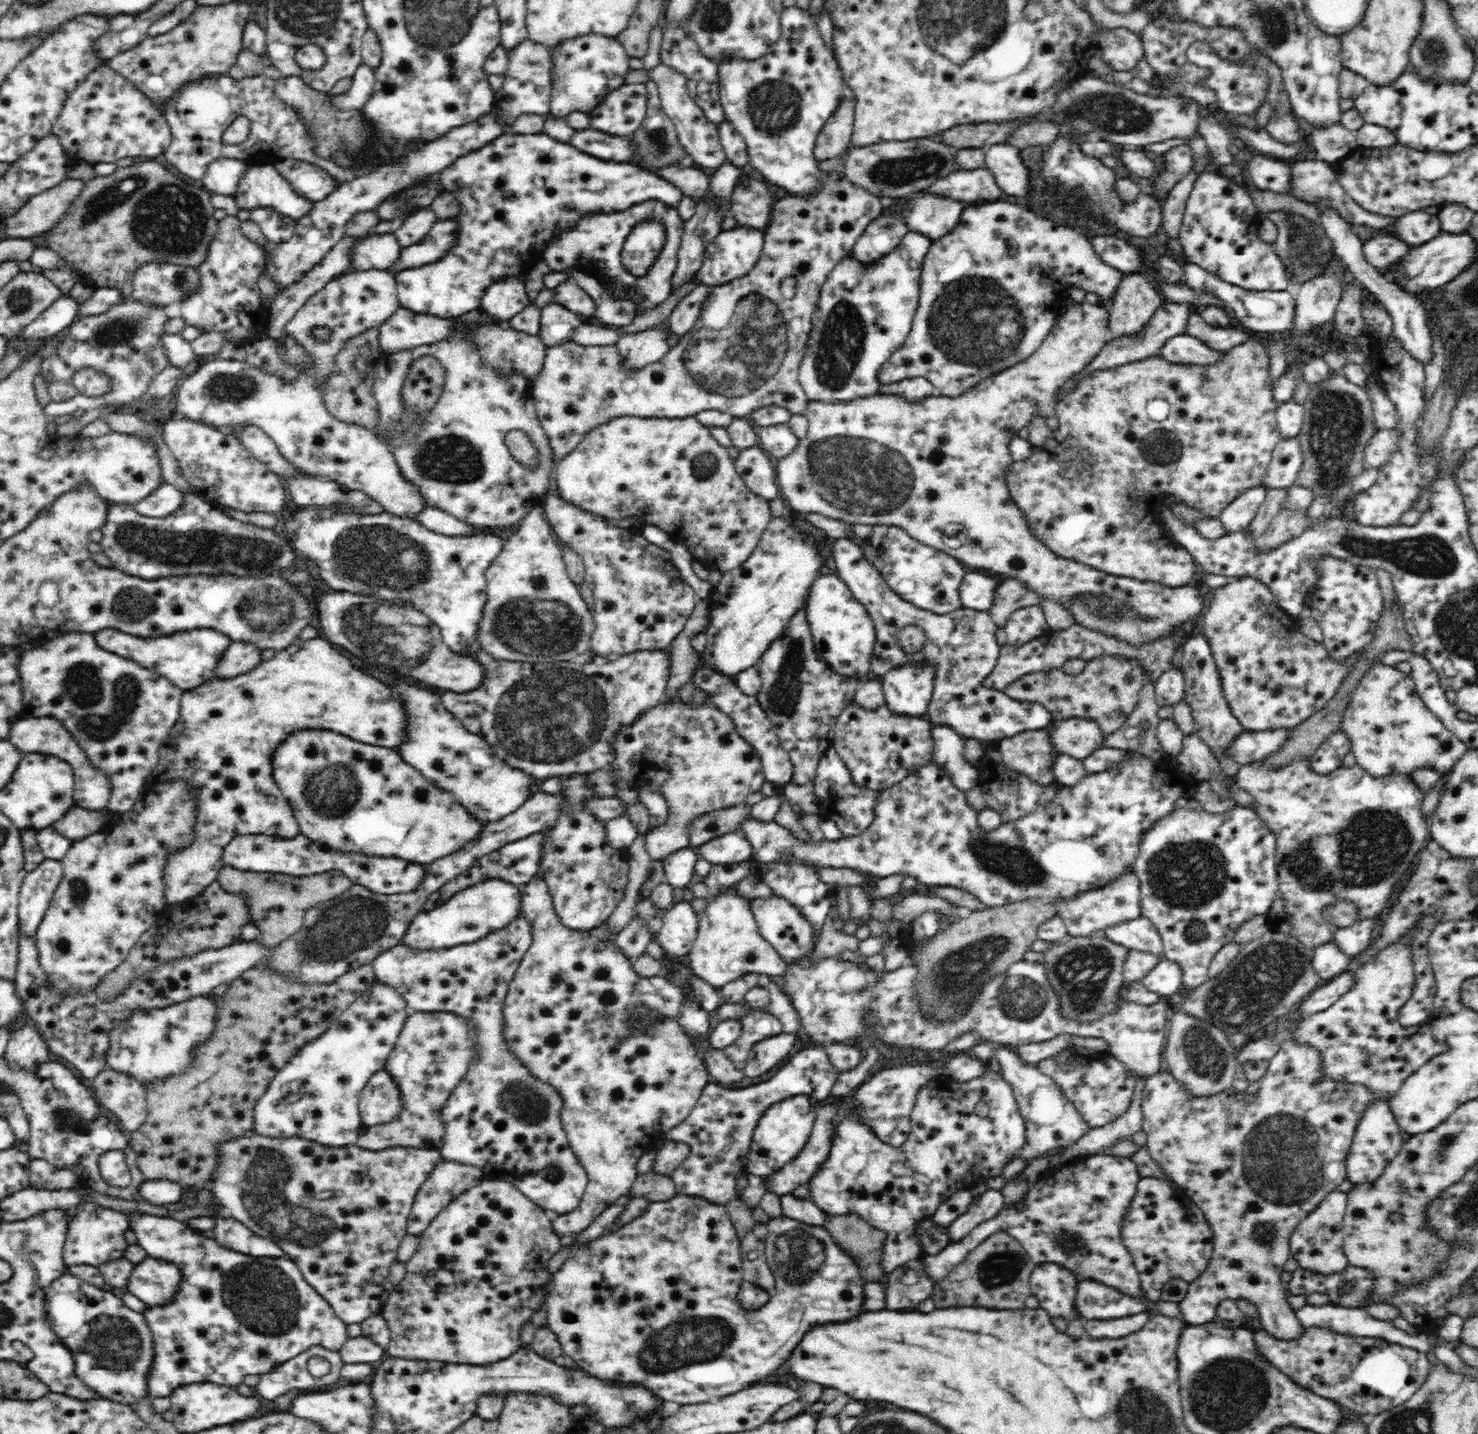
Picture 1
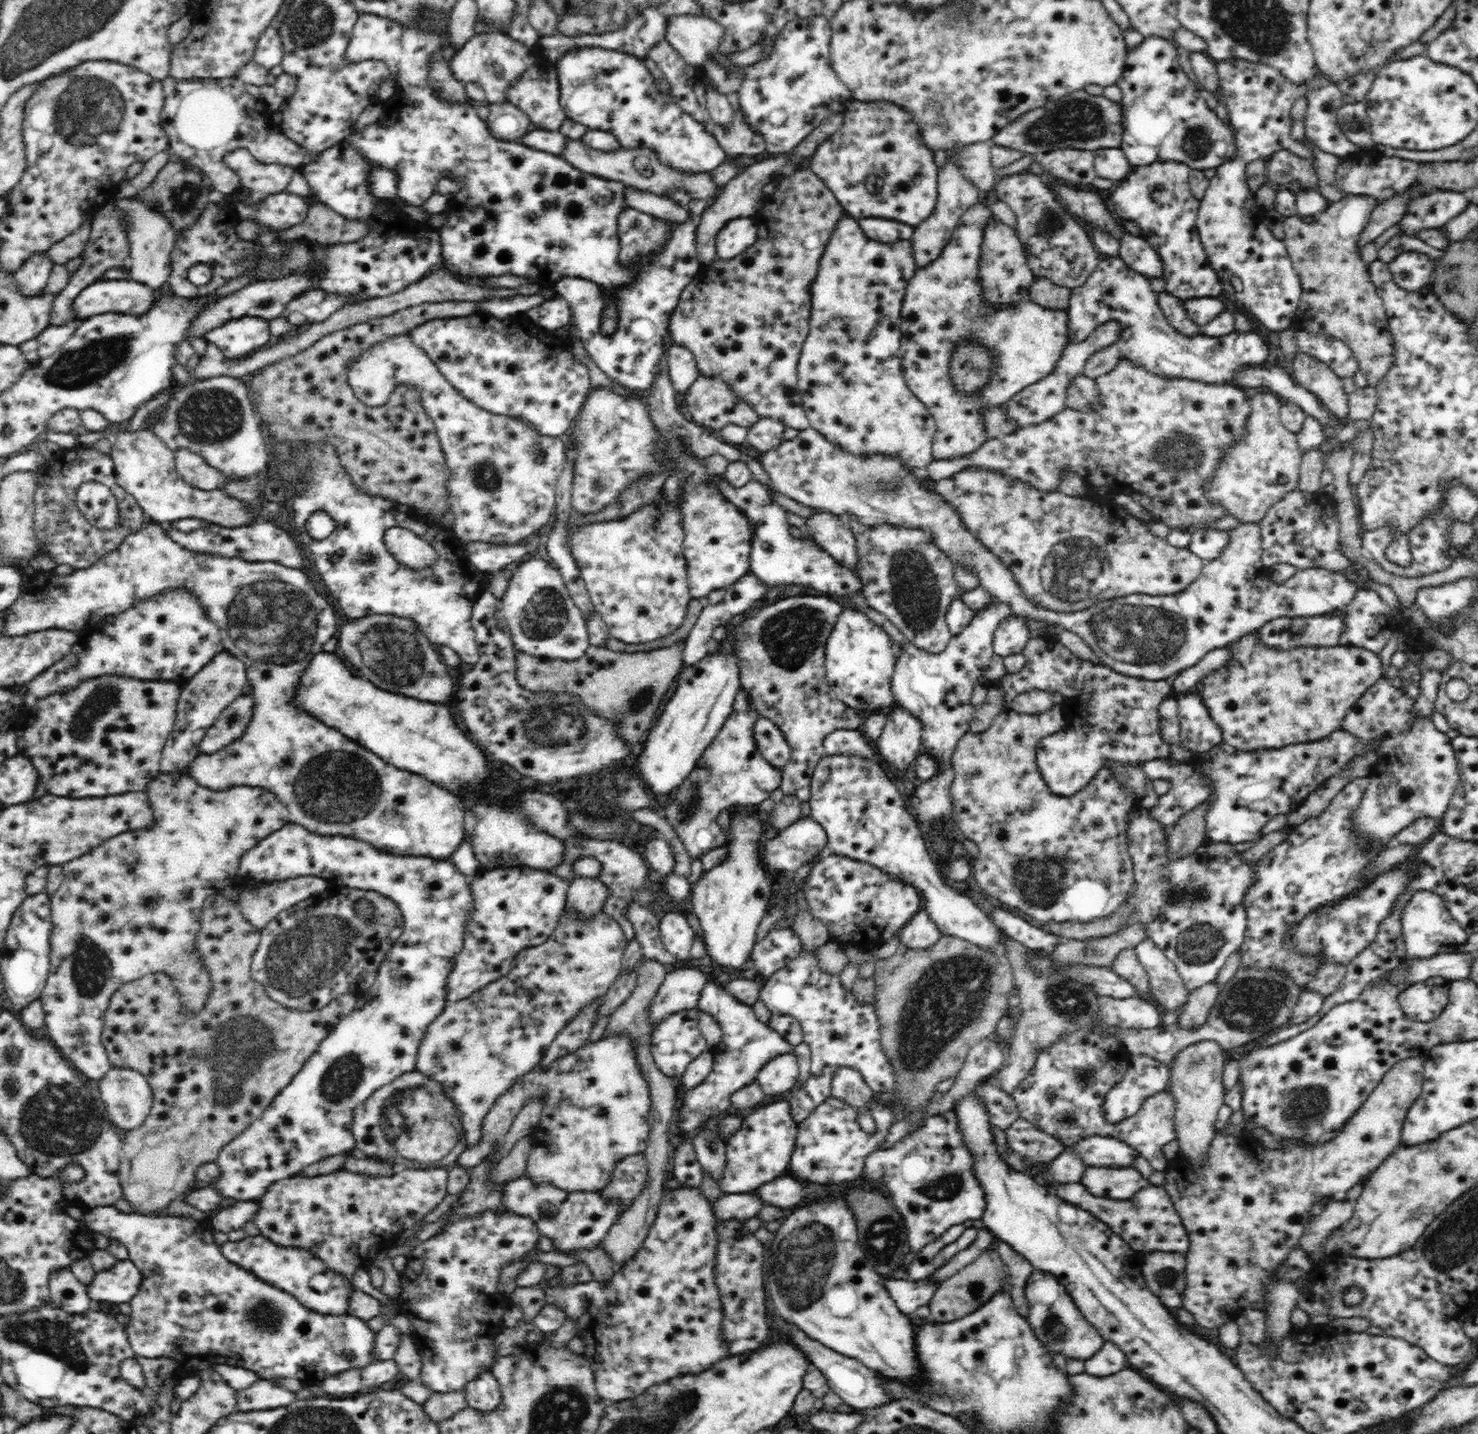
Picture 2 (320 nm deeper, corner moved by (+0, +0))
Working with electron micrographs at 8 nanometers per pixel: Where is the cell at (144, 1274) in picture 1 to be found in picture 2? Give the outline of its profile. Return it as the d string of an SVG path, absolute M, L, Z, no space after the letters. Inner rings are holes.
M130 1260L117 1261L115 1266L104 1271L96 1271L90 1284L86 1284L86 1290L89 1293L90 1302L102 1303L106 1305L115 1305L130 1302L137 1296L141 1288L142 1273Z

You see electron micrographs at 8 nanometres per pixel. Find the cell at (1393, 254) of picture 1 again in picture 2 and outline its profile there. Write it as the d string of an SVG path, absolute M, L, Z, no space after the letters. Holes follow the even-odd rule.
M1403 252L1388 264L1394 282L1406 291L1427 288L1431 282L1433 262L1421 252Z

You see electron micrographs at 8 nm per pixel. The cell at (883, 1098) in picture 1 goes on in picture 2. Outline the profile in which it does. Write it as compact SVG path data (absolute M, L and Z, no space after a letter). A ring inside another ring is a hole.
M832 1096L828 1097L799 1125L797 1146L789 1161L788 1176L802 1183L852 1184L858 1180L858 1174L863 1173L866 1156L878 1149L896 1122L894 1108L890 1104L872 1100L869 1107L876 1124L875 1132L871 1134L862 1131L854 1107Z

